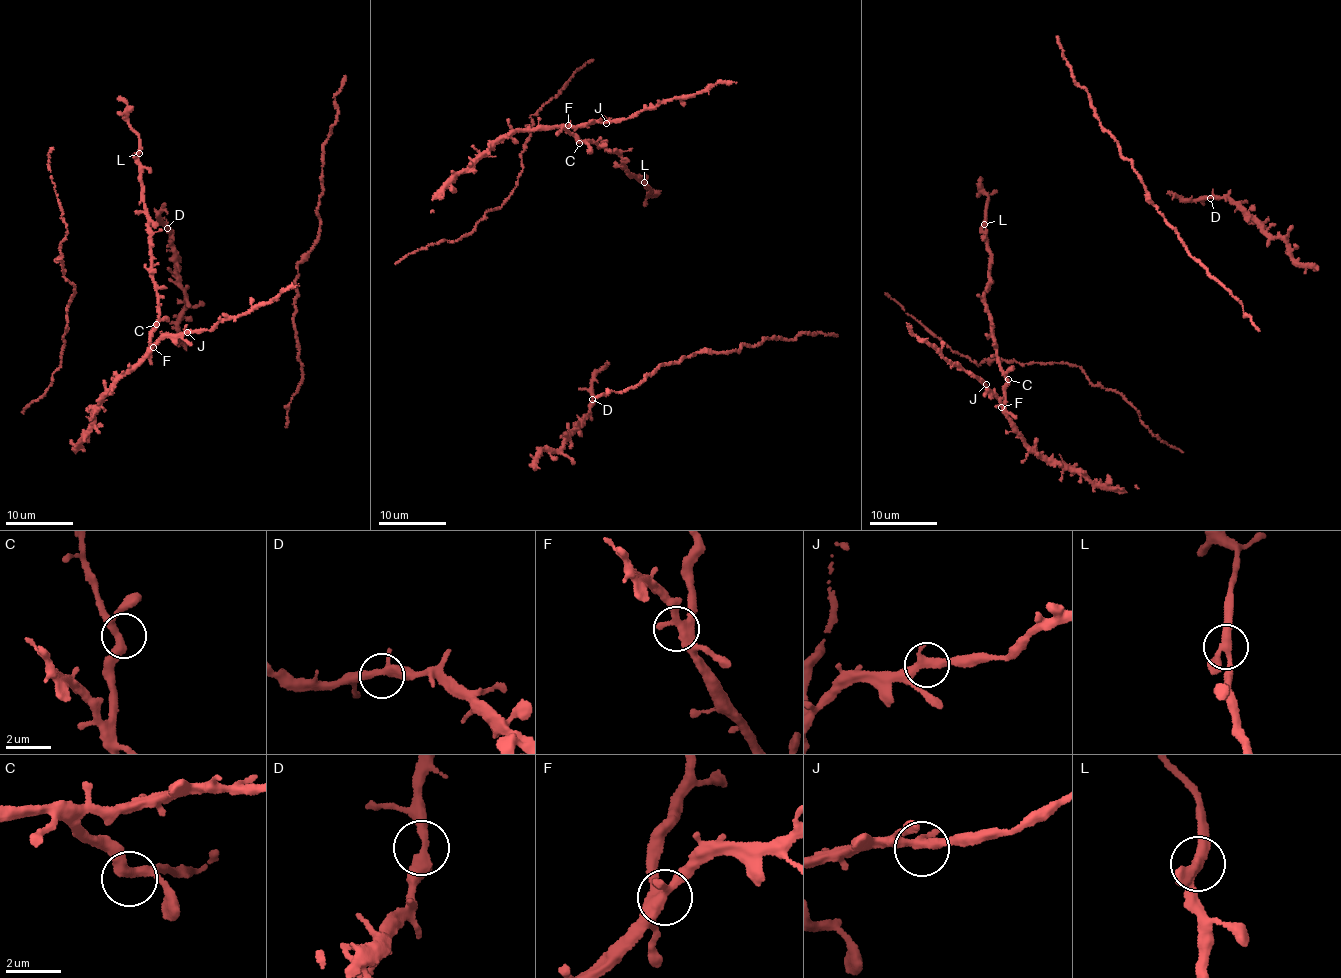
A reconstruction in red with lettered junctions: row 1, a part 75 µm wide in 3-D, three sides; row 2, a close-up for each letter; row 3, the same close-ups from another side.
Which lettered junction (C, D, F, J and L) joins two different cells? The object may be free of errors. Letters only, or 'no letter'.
no letter

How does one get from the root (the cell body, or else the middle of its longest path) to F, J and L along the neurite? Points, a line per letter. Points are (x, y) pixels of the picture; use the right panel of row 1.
F: (1000, 369), (1007, 381), (1005, 404), (1001, 407)
J: (1000, 369), (1007, 381), (1005, 403), (999, 402), (986, 384)
L: (1000, 369), (992, 335), (992, 318), (984, 299), (990, 263), (985, 224)

